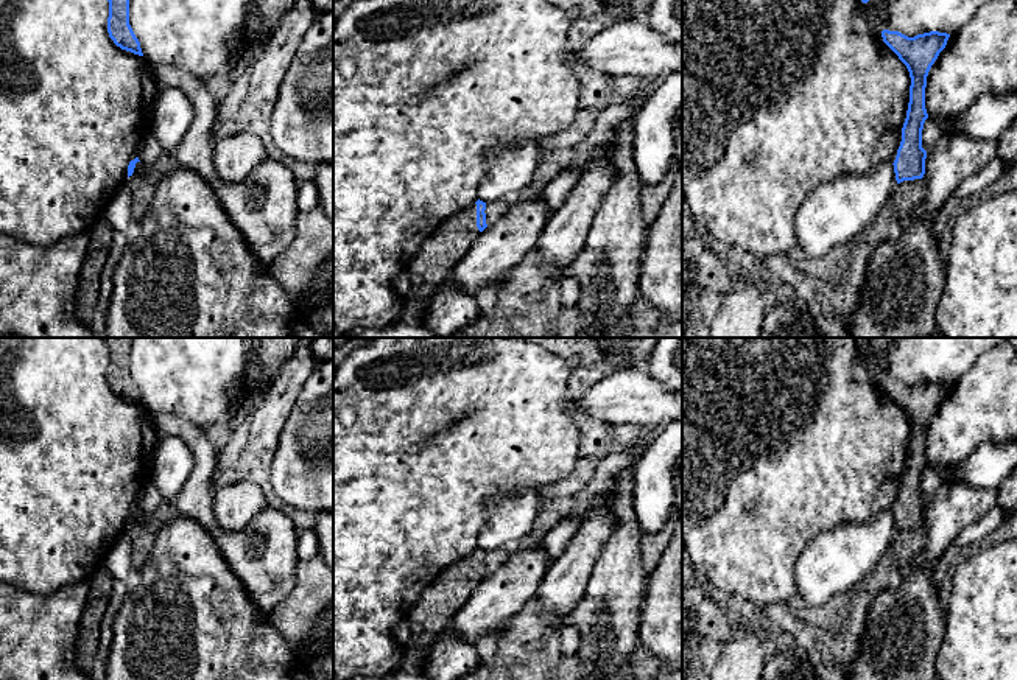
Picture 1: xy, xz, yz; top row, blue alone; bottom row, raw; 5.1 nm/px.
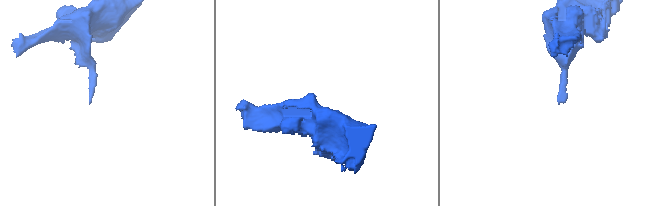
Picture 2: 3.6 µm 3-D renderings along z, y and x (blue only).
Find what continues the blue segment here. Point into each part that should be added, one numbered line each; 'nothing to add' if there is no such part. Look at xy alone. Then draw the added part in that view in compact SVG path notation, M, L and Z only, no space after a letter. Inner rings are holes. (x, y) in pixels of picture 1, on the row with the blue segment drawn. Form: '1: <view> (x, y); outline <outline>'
nothing to add

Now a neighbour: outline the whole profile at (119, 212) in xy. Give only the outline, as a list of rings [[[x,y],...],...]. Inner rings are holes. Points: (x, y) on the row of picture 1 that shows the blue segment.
[[[128,185],[118,188],[118,191],[111,198],[103,216],[112,226],[114,232],[131,235],[134,230],[132,190]]]

